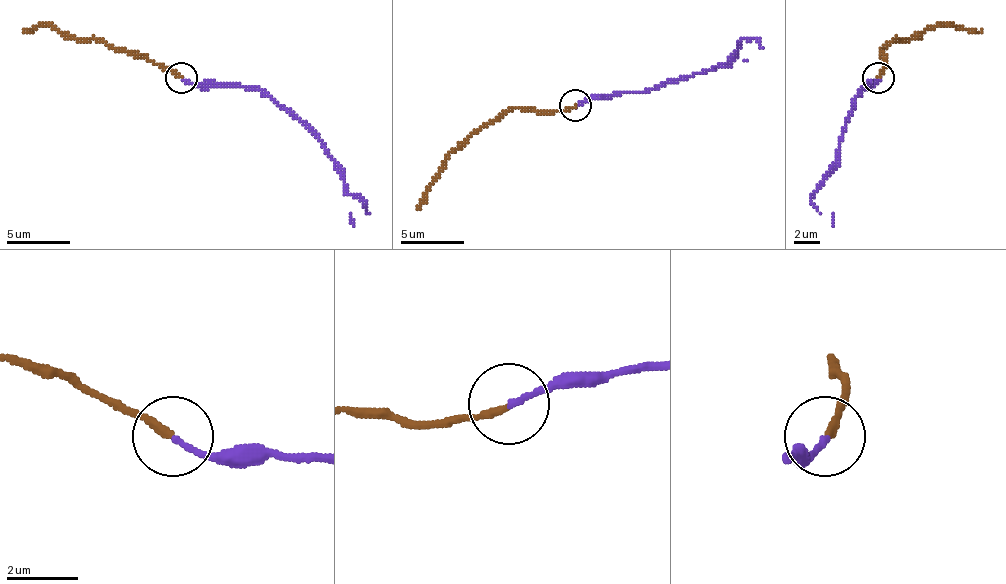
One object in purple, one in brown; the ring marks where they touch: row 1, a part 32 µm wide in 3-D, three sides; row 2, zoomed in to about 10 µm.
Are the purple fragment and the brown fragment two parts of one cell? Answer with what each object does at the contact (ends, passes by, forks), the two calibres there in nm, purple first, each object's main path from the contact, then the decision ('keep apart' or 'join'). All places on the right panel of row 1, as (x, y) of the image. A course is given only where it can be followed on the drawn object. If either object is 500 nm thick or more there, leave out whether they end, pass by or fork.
purple ends there; brown ends there; 150 nm thick on the purple side, 200 nm on the other; purple runs (877, 77), (864, 86), (852, 105), (839, 156), (810, 194), (820, 213), (833, 219), (833, 213); brown runs (877, 77), (883, 58), (880, 51), (896, 39), (918, 39), (934, 26), (982, 29); join

